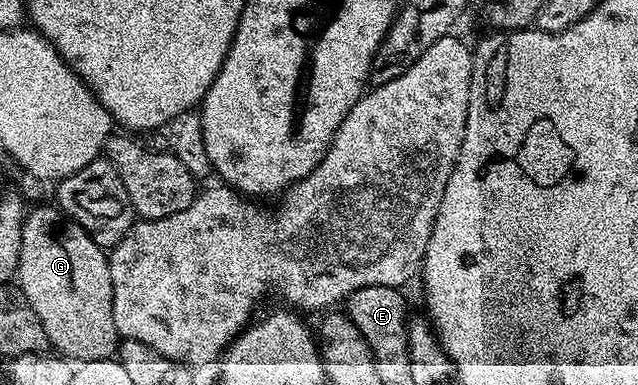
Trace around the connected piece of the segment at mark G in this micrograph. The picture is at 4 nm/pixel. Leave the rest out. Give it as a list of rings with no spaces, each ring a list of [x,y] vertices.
[[[32,206],[23,221],[17,286],[33,313],[37,313],[47,334],[48,344],[60,356],[79,363],[110,359],[116,354],[121,336],[113,321],[113,281],[108,252],[93,241],[84,227],[67,218],[58,206],[50,206]]]

